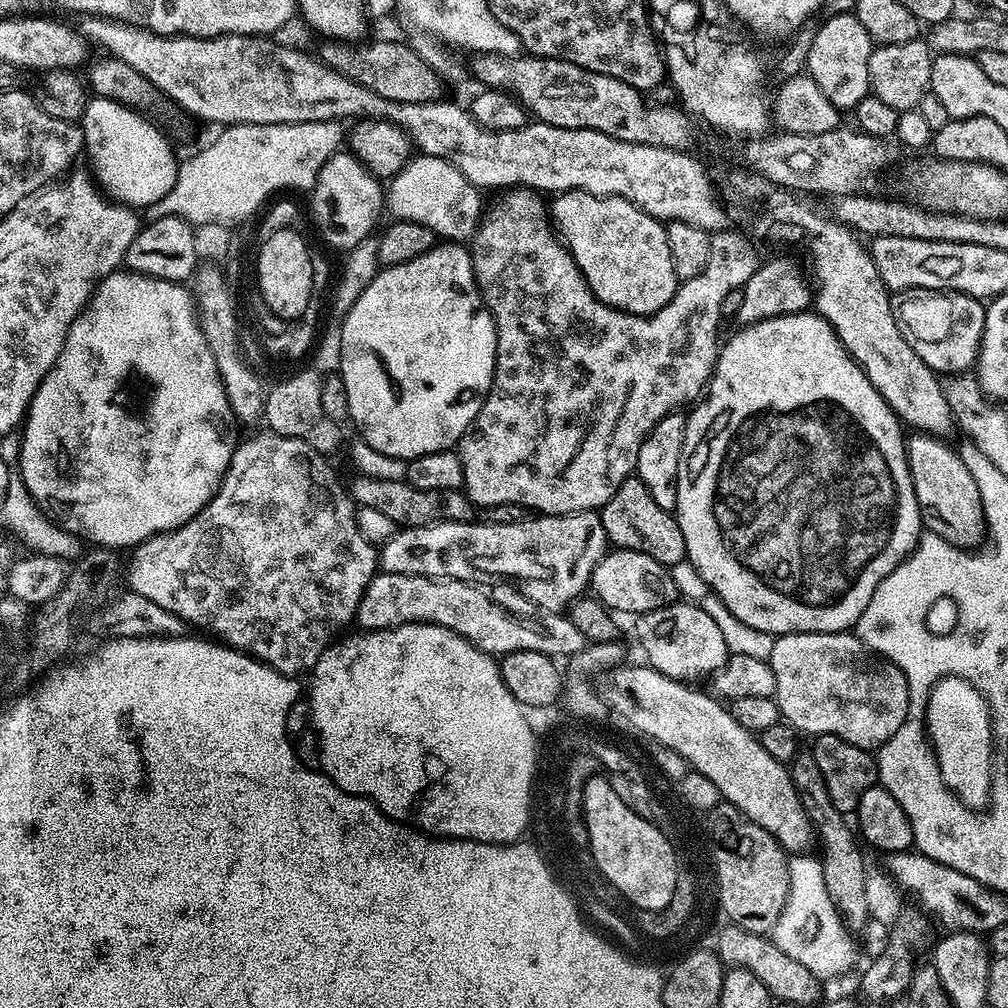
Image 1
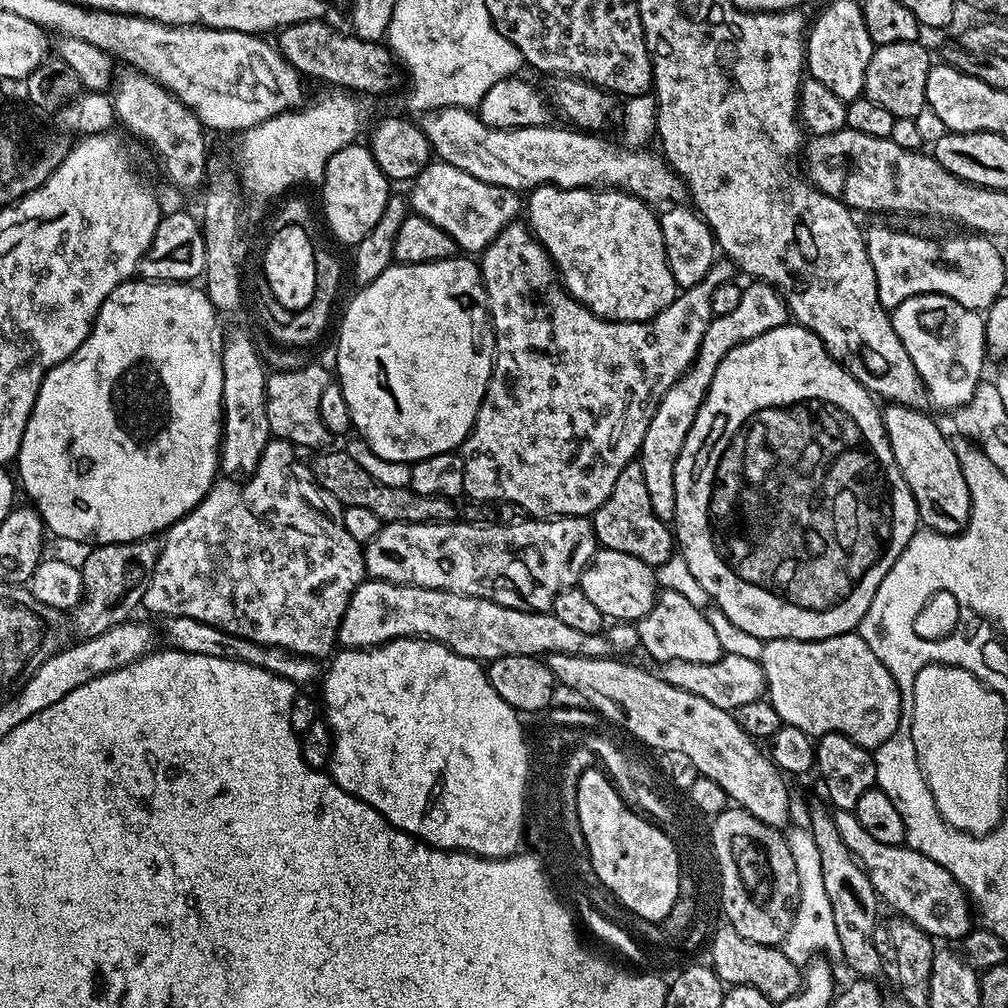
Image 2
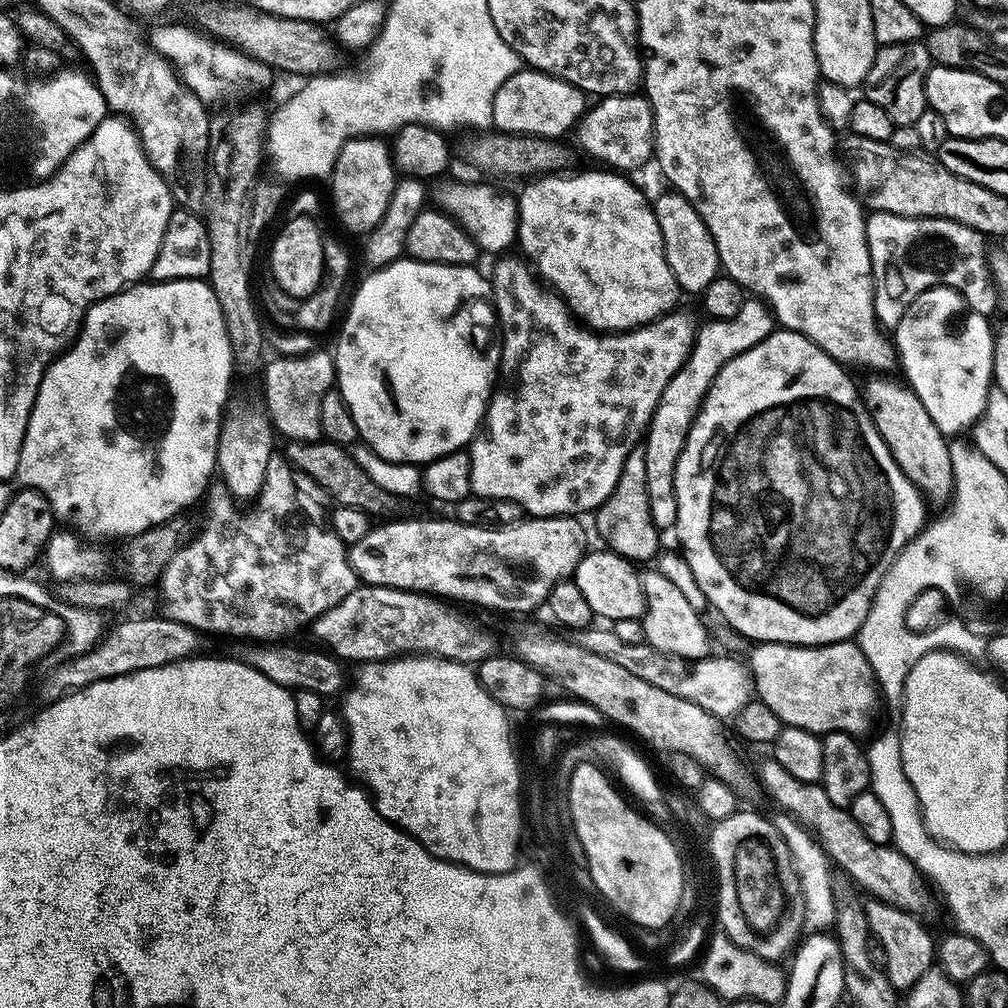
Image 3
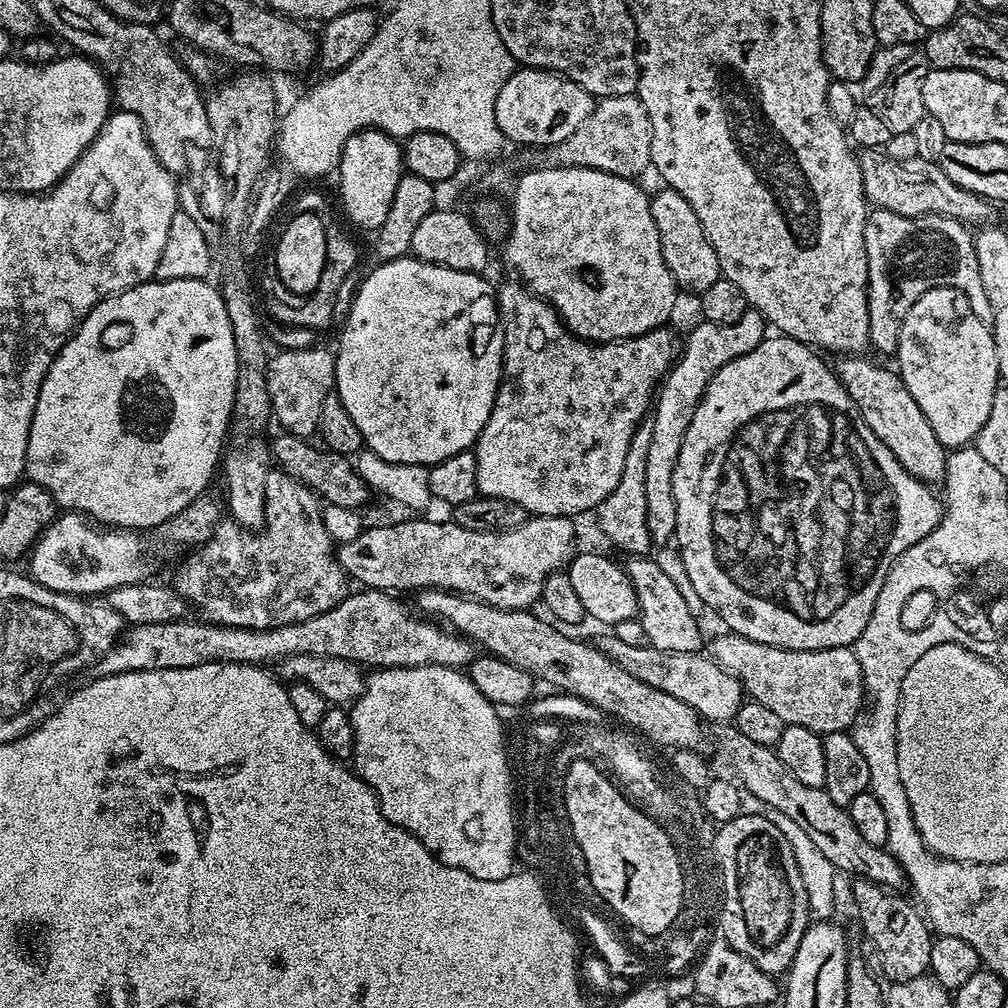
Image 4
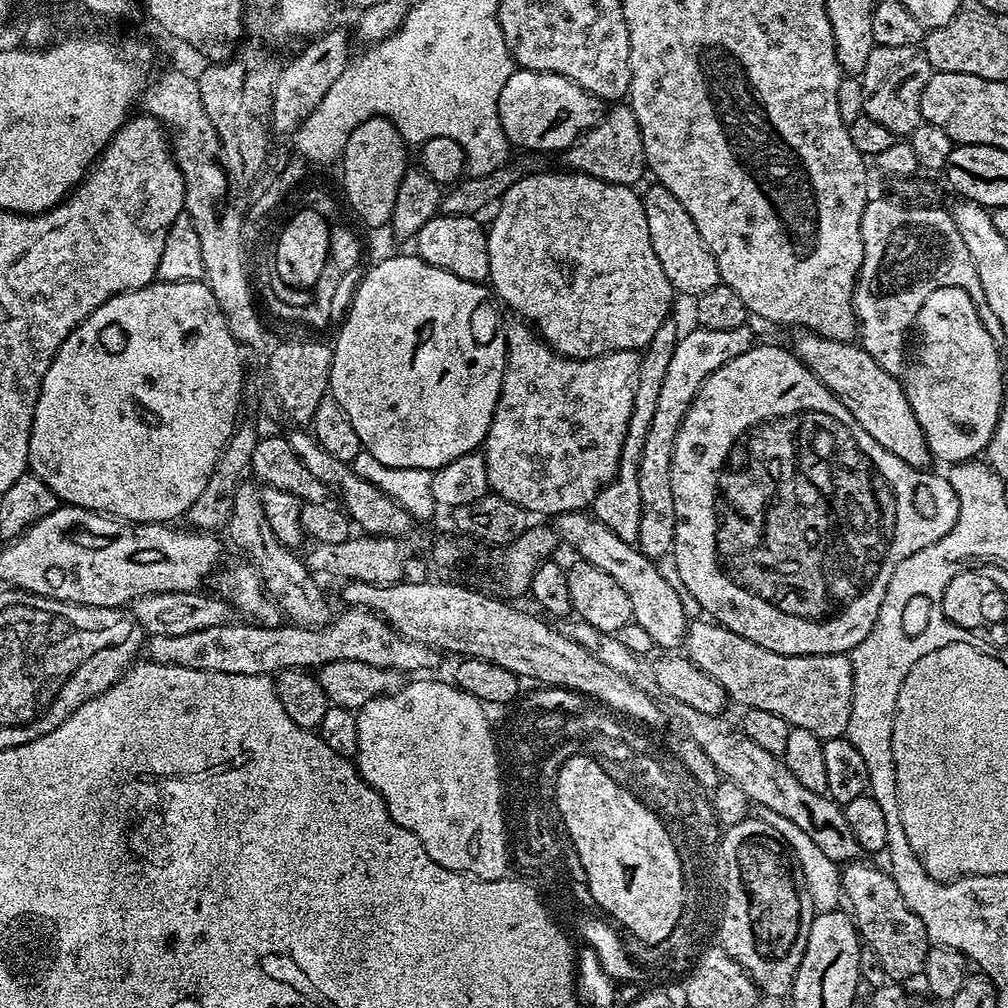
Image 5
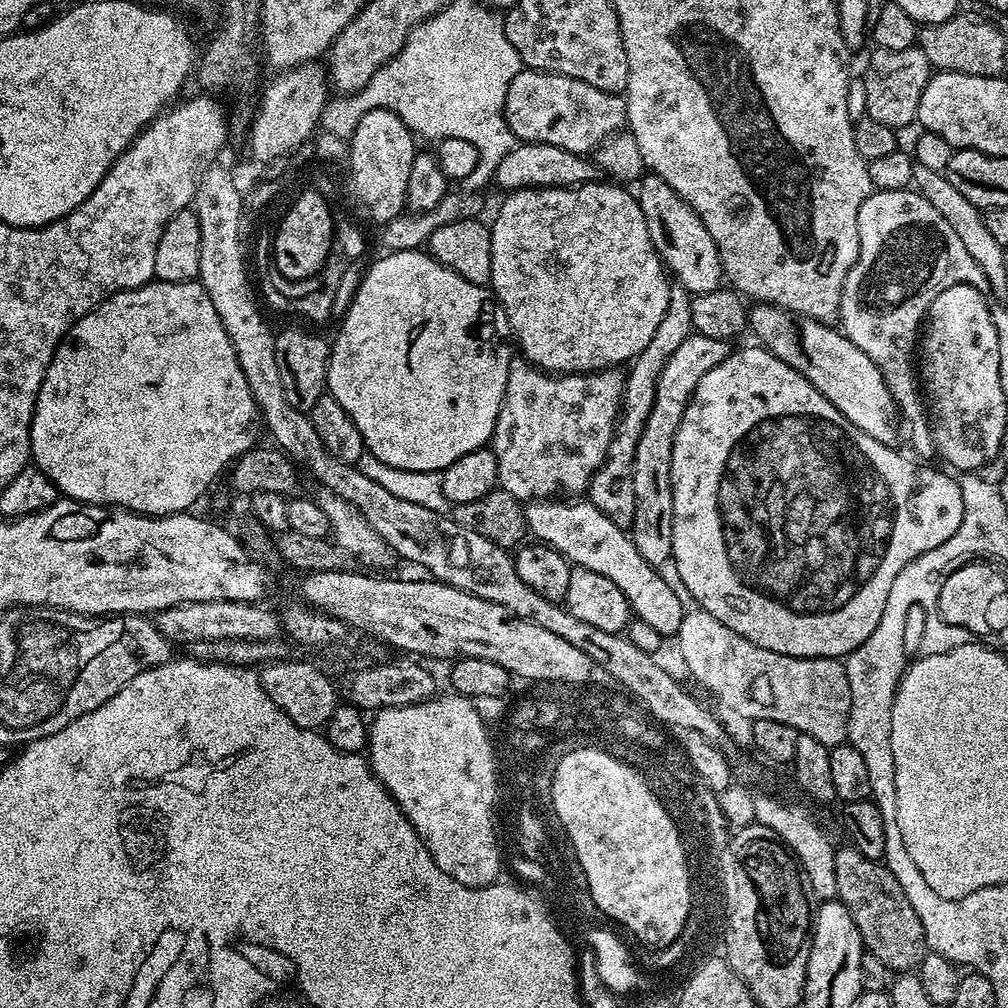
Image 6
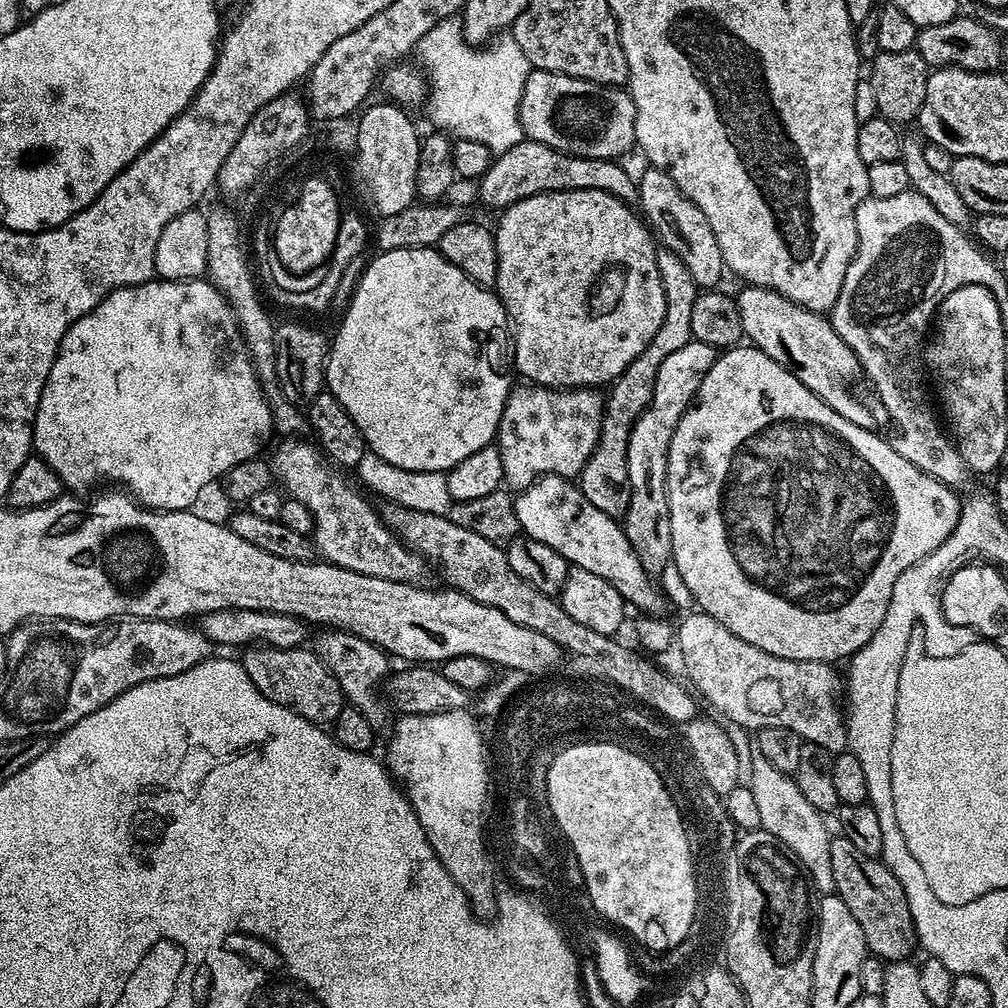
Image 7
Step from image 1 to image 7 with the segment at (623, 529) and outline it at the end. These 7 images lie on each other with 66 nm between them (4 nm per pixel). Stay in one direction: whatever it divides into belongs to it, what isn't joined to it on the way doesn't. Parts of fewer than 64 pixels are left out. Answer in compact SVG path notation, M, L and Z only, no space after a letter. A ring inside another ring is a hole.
M657 251L656 261L658 278L662 278L662 290L666 294L666 314L662 318L662 326L658 326L658 334L650 338L650 346L646 346L646 350L642 350L642 354L638 354L638 358L634 358L634 362L630 362L630 366L626 366L624 373L613 380L607 389L598 442L578 477L578 487L586 502L592 503L597 510L602 510L602 514L617 522L623 521L630 506L630 430L634 430L634 422L638 422L654 394L654 378L658 378L658 370L664 359L693 340L690 318L694 314L694 298L698 291L696 283L690 278L686 266L682 266L682 260L673 252Z

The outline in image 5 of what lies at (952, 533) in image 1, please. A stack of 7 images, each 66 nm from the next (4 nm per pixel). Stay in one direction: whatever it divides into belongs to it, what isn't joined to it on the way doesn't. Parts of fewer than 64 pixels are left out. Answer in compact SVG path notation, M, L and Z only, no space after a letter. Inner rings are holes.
M807 330L799 335L794 345L796 358L835 394L842 406L850 410L850 414L854 414L855 424L860 431L865 432L877 448L890 450L890 454L897 456L901 464L908 465L909 469L927 469L928 460L931 461L933 455L928 449L922 426L918 426L918 418L914 418L905 385L882 370L882 366L878 366L878 362L874 362L874 358L870 358L870 354L859 343L831 340Z

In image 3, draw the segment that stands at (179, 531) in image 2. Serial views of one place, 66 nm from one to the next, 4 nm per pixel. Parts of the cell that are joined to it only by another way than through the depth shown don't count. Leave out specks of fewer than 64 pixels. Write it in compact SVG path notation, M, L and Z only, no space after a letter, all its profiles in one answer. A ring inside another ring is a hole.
M272 455L270 466L266 466L264 485L260 495L254 501L254 506L252 506L256 508L250 509L249 512L243 512L240 509L243 507L230 495L223 483L216 482L211 485L206 496L206 501L208 500L208 517L205 518L204 525L200 528L200 533L189 544L188 541L181 543L174 554L174 558L170 558L166 570L160 575L158 589L160 588L160 600L164 603L164 608L162 608L163 615L174 622L182 622L197 633L217 632L220 636L236 636L232 638L240 642L284 642L295 637L292 636L295 632L300 632L303 628L305 631L319 616L326 614L326 610L338 606L338 602L342 602L342 598L346 598L346 594L350 594L358 587L356 571L348 561L348 548L340 541L338 534L334 534L331 527L325 523L326 508L324 512L323 506L320 505L319 498L321 499L321 497L311 487L308 487L309 489L303 488L296 479L298 479L298 473L292 467L292 461L288 459L287 455Z

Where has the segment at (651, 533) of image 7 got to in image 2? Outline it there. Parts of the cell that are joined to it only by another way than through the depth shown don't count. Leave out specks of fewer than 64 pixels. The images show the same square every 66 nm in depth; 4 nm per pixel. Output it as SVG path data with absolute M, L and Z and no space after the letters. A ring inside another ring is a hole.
M752 280L743 285L738 307L730 314L713 316L710 326L706 326L706 334L702 334L702 342L698 346L694 362L676 379L674 386L666 390L662 402L658 402L654 418L650 418L650 426L646 426L646 438L642 438L638 453L638 463L642 466L646 490L650 494L650 506L654 506L654 514L658 514L658 518L666 522L676 519L674 474L678 466L678 454L682 454L686 434L690 434L690 426L694 426L694 418L702 406L704 396L710 390L710 382L716 377L722 358L726 358L726 354L730 354L734 346L748 344L750 338L758 338L758 334L766 334L766 330L787 324L789 320L788 304L782 293L763 280Z

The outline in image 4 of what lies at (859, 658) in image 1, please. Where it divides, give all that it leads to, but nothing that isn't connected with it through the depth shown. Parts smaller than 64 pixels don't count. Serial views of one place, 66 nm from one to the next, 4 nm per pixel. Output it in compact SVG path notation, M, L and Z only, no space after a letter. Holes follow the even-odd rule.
M723 634L712 644L711 659L732 673L740 680L743 691L749 697L769 710L774 710L785 725L797 724L810 730L827 734L830 732L848 732L852 725L860 719L864 700L866 704L866 689L864 687L864 671L858 662L855 651L846 648L811 648L810 650L790 650L775 648L769 644L759 644L747 640L744 636Z

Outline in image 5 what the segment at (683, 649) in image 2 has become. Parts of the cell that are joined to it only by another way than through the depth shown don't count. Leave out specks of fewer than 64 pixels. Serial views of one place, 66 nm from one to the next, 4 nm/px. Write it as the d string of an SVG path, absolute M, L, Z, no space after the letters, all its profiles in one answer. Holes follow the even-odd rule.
M587 511L563 512L561 516L555 517L554 527L558 533L559 539L564 540L577 553L579 559L590 562L594 566L598 566L598 570L606 570L606 574L610 574L610 578L614 578L614 582L618 582L618 586L622 586L622 590L626 590L626 598L630 598L630 606L632 607L632 619L638 626L642 626L647 634L650 634L653 645L659 648L674 648L676 650L680 644L685 643L688 635L689 618L686 616L682 608L682 601L678 594L675 593L673 586L662 578L659 573L657 561L644 555L636 544L627 544L622 542L622 538L618 538L618 534L614 534L614 530L610 530L606 526L602 526L602 522L598 522L595 516Z

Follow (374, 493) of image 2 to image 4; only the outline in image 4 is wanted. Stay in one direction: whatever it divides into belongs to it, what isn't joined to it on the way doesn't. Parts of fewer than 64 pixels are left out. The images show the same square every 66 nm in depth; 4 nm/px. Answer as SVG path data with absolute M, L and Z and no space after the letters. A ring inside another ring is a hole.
M279 435L271 437L270 440L270 456L279 471L315 492L324 504L363 509L363 504L367 502L368 496L370 497L370 489L368 483L356 473L355 463L349 457L329 452L320 446L315 448L312 442L303 436Z

